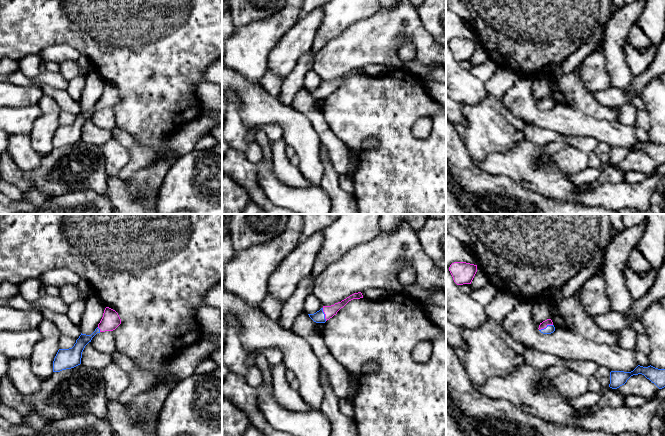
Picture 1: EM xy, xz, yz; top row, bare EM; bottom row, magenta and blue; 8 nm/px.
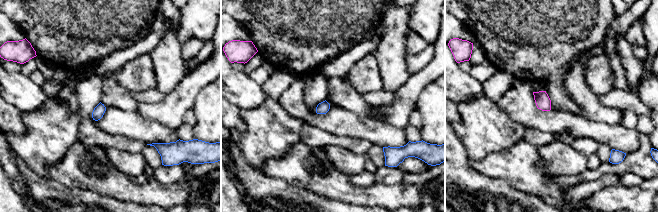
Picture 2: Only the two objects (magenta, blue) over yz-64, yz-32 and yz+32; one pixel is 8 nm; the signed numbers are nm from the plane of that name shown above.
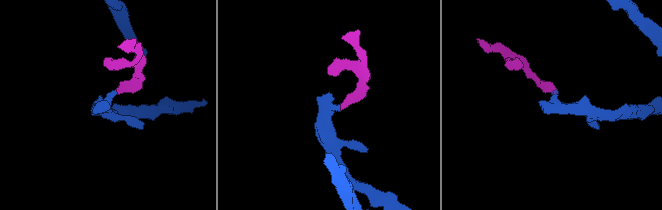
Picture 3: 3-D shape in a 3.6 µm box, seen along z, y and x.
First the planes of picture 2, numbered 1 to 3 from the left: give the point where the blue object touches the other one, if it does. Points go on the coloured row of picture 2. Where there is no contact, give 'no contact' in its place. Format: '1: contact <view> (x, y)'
1: no contact
2: no contact
3: no contact

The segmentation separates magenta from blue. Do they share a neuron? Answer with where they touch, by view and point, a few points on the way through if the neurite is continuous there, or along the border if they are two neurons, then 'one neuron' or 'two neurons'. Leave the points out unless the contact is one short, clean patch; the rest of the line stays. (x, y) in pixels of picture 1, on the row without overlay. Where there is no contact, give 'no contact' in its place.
contact yz (545, 103); way yz (544, 100), (545, 103), (549, 105); one neuron

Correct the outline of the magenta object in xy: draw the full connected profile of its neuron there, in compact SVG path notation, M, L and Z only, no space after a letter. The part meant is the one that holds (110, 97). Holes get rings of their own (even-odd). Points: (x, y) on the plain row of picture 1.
M106 83L98 103L91 111L81 109L72 124L58 126L53 137L53 148L60 148L80 141L82 128L85 122L91 118L92 114L97 109L115 106L120 100L121 95L118 89L113 85Z

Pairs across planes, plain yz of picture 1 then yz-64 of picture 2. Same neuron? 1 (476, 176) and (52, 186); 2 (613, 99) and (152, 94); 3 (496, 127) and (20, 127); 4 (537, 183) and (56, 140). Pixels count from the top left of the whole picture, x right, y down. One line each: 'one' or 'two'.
1: one
2: one
3: two
4: two

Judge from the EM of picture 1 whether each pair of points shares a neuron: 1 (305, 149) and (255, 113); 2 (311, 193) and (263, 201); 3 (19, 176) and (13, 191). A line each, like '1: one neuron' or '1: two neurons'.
1: one neuron
2: two neurons
3: two neurons

